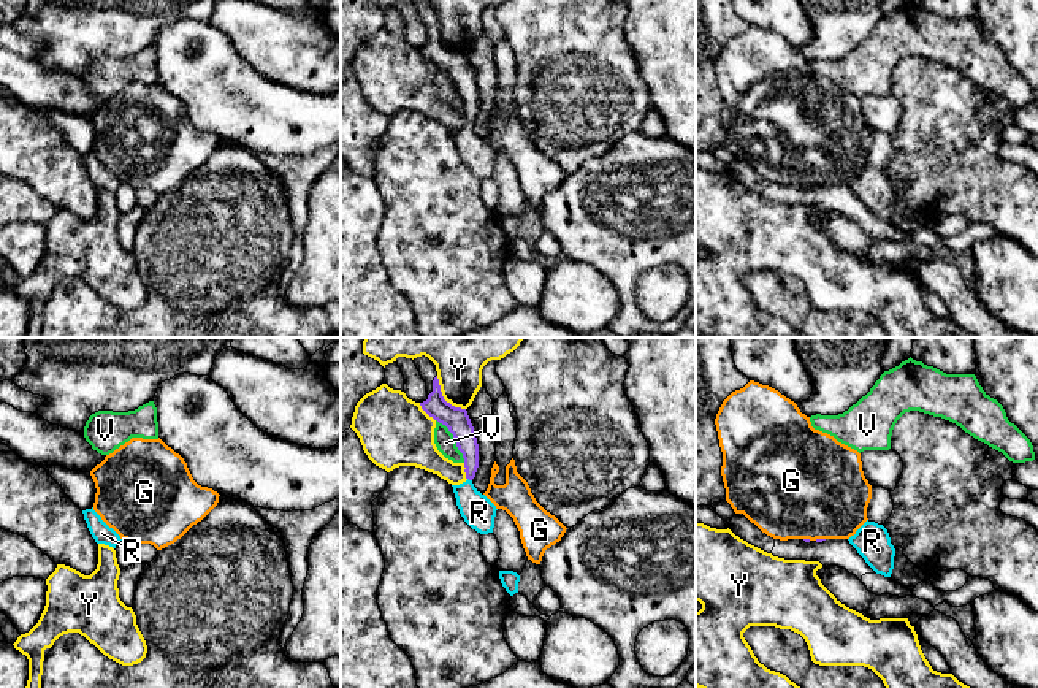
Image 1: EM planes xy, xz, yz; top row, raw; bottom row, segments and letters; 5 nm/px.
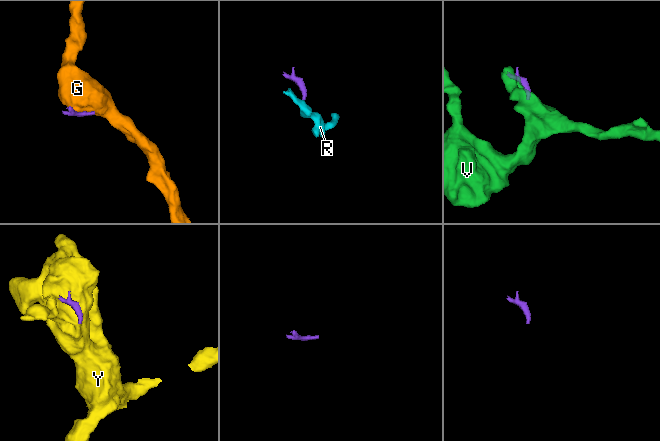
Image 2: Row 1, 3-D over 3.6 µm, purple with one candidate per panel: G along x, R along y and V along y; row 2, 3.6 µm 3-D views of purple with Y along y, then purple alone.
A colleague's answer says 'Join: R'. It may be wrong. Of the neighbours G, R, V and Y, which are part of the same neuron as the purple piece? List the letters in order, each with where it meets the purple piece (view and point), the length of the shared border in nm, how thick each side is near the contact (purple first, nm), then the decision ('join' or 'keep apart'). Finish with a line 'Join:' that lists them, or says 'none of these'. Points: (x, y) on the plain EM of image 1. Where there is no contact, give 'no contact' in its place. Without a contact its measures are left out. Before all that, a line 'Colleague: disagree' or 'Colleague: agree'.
Colleague: agree
G: meets purple in yz at (820, 184); contact 60 nm long; 20 nm thick on the purple side, 500 nm on the other; keep apart
R: meets purple in xz at (469, 124); contact 30 nm long; 110 nm thick on the purple side, 170 nm on the other; join
V: meets purple in xz at (455, 83); contact 260 nm long; 120 nm thick on the purple side, 100 nm on the other; keep apart
Y: meets purple in xz at (442, 43); contact 220 nm long; 120 nm thick on the purple side, 220 nm on the other; keep apart
Join: R

